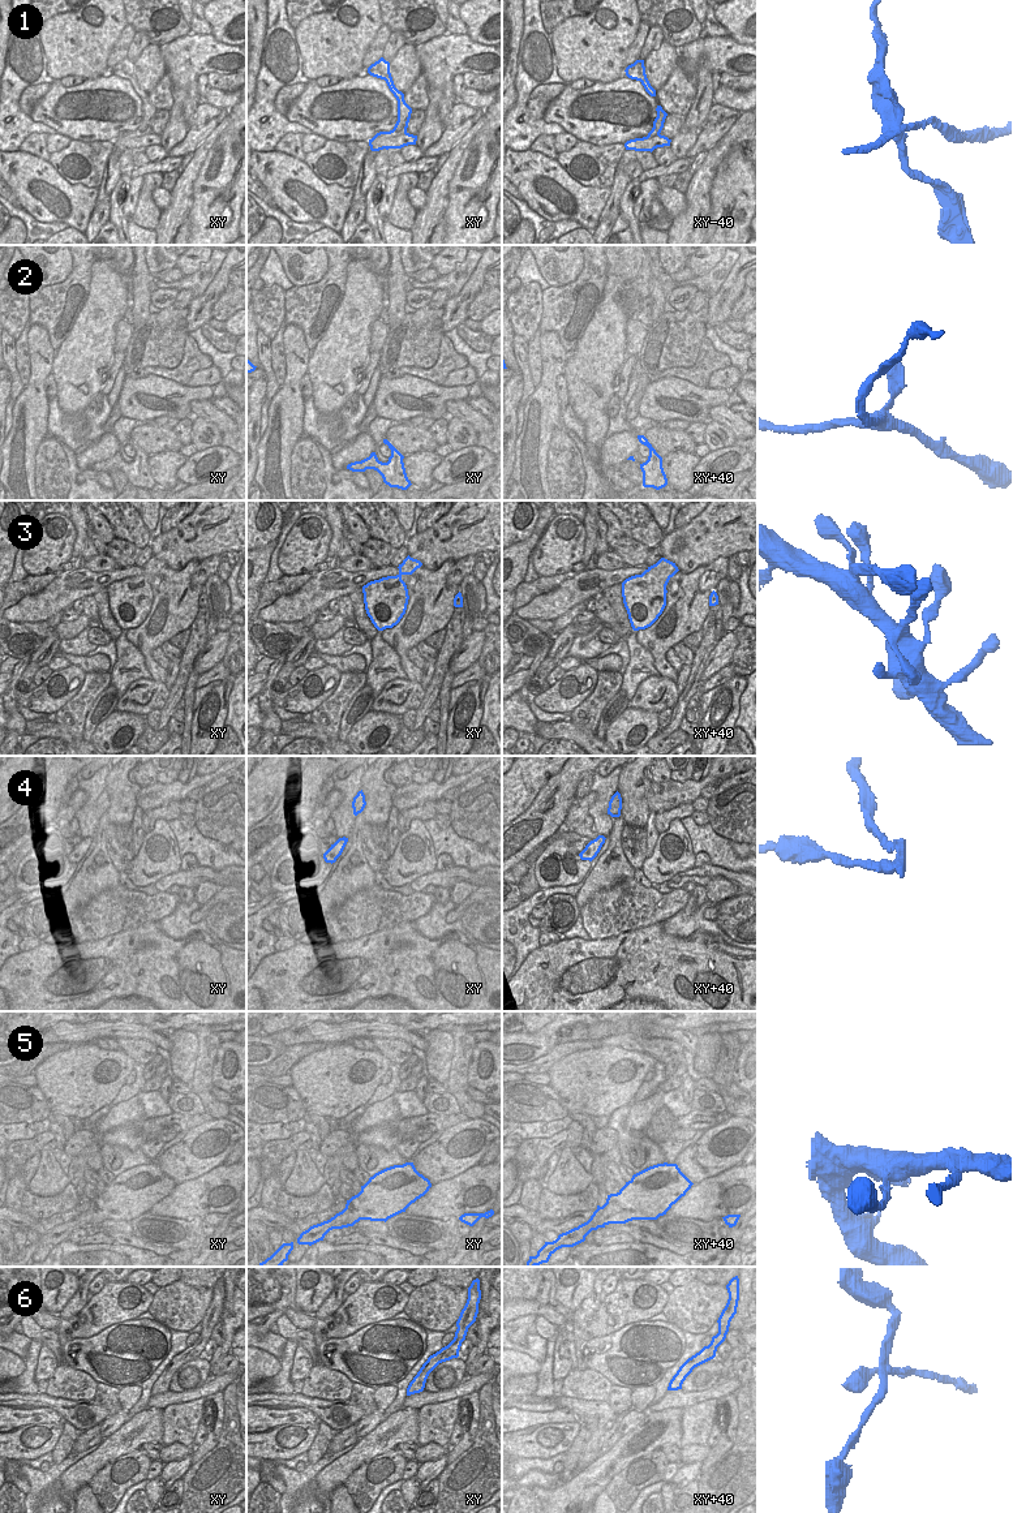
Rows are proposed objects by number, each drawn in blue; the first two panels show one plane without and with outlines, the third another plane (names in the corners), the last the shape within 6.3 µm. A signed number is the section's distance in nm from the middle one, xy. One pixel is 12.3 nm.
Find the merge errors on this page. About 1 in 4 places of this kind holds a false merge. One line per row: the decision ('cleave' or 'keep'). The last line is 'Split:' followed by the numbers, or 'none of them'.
1: cleave
2: keep
3: keep
4: cleave
5: keep
6: cleave
Split: 1, 4, 6

